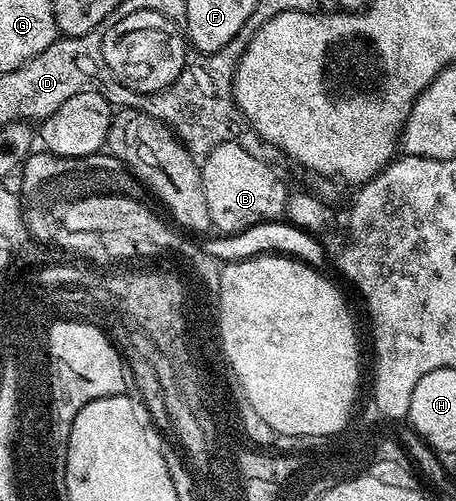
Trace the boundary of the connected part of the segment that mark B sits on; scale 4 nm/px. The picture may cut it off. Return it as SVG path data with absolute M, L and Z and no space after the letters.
M240 141L221 143L204 156L200 163L201 179L214 231L222 235L238 234L249 226L272 222L284 215L287 189L266 162L264 157L251 155Z

